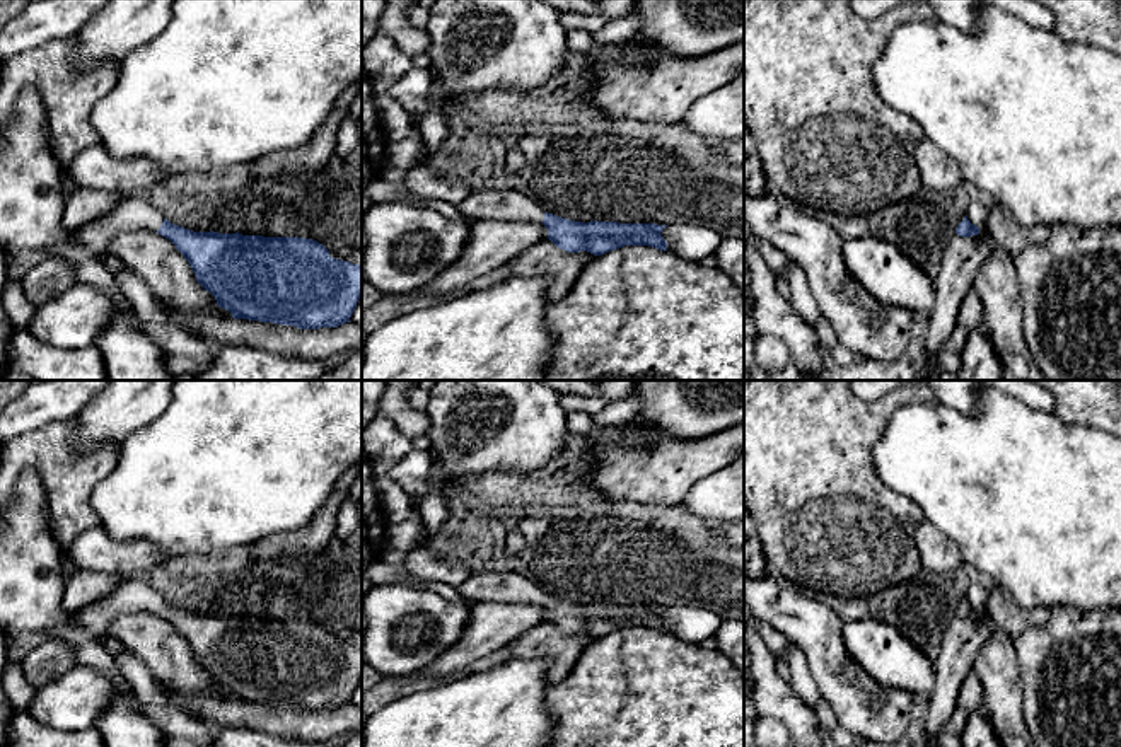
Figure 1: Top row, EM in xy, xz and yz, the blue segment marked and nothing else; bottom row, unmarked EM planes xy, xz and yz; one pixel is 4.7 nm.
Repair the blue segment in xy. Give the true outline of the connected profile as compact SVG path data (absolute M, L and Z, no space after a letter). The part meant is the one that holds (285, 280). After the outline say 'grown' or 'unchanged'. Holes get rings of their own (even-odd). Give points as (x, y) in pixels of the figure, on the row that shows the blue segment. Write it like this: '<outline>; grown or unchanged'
M125 196L109 211L75 229L75 239L92 252L106 254L121 232L152 230L169 239L189 263L196 281L234 319L295 326L338 327L350 317L362 295L362 266L334 259L312 239L193 232L162 217L143 196Z; grown

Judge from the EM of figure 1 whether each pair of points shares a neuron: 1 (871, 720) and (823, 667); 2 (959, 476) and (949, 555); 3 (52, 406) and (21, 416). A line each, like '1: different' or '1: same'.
1: same
2: different
3: same

